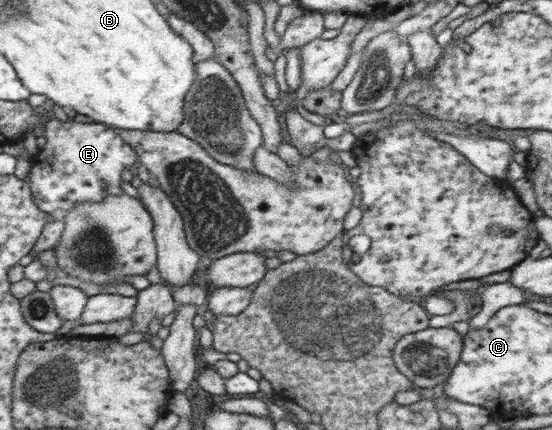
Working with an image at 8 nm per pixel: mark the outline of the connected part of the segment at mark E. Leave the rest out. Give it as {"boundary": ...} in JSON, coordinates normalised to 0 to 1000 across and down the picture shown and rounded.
{"boundary":[[[100,274],[82,286],[80,319],[82,340],[71,347],[56,370],[56,393],[49,414],[65,449],[63,463],[69,481],[91,502],[91,514],[76,537],[63,584],[56,586],[60,605],[69,605],[69,591],[74,584],[103,579],[118,537],[118,509],[125,491],[143,481],[150,470],[187,470],[199,453],[216,453],[219,449],[219,402],[234,388],[246,393],[255,374],[246,347],[237,344],[237,337],[230,335],[230,328],[223,326],[212,305],[176,284],[149,286],[134,277],[114,284]]]}

